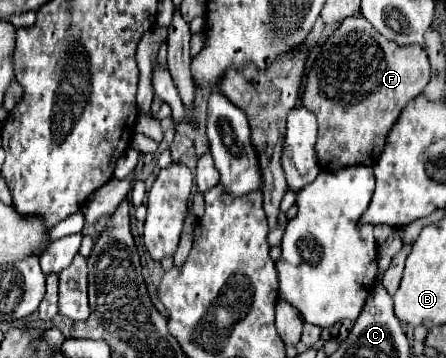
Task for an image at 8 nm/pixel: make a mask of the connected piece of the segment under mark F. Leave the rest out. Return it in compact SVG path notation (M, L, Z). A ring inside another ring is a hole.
M348 17L322 45L308 71L302 103L318 119L316 155L326 171L348 165L374 165L398 115L430 81L424 47L394 45L364 17Z

